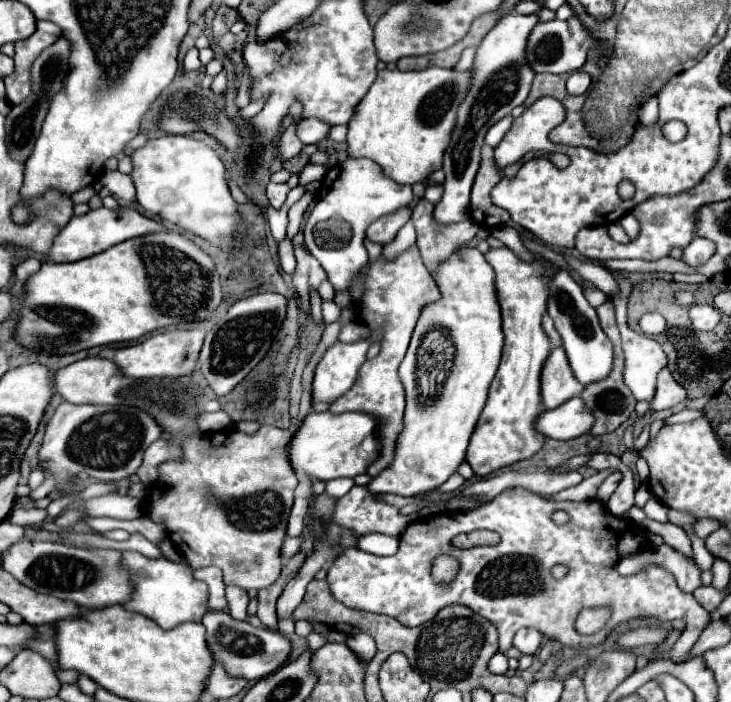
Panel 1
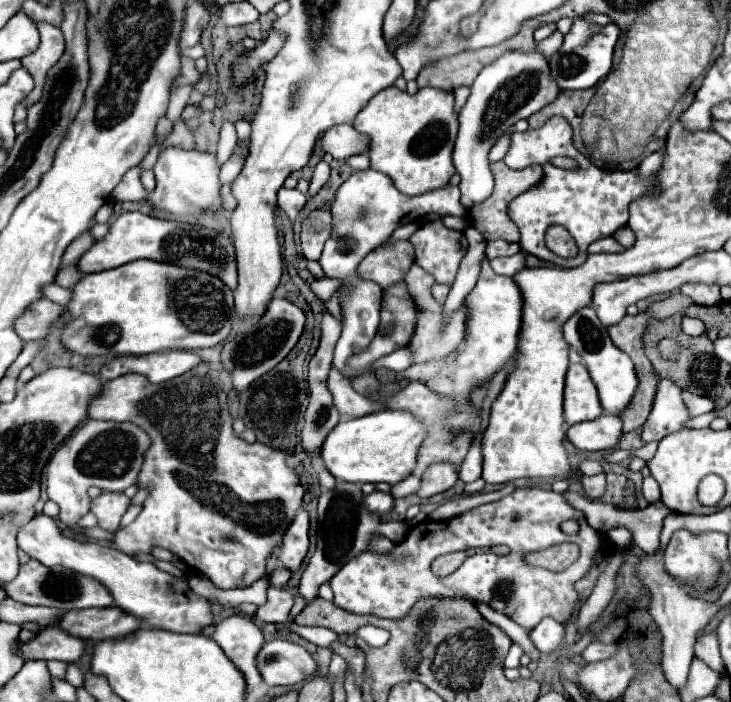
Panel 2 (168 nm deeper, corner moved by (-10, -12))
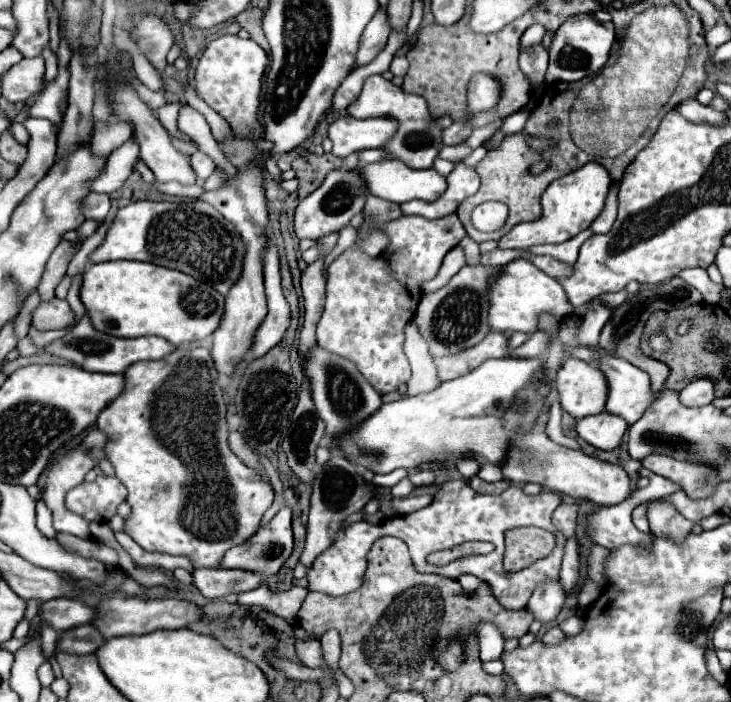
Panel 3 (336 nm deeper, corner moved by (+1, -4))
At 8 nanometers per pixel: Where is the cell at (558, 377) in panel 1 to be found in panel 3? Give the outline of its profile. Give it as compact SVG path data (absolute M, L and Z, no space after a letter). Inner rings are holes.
M568 358L562 362L554 382L562 408L574 418L604 412L608 382L600 368L578 358Z

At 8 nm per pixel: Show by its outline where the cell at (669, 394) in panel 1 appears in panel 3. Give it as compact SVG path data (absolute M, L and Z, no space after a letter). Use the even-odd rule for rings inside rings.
M708 378L702 380L694 380L692 384L688 384L682 392L680 392L680 402L688 408L698 408L698 406L706 406L714 400L714 386Z

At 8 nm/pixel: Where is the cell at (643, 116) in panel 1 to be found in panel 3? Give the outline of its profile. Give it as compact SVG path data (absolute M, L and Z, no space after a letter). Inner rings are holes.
M612 186L612 188L610 188L610 194L608 194L608 198L606 198L606 208L604 208L604 212L602 212L602 214L592 222L592 226L590 226L590 230L592 230L594 234L606 234L606 232L612 228L612 224L614 224L614 220L616 220L616 206L618 206L616 194L618 194L618 186Z

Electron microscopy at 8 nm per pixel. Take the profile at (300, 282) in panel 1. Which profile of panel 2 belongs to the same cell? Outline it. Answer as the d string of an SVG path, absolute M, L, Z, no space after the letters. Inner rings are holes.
M313 210L303 220L301 230L301 248L307 260L319 260L323 244L331 234L331 214L329 210Z

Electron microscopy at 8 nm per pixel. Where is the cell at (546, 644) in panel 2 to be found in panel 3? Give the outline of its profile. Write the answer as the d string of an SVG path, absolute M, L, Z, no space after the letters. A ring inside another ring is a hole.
M546 580L536 586L532 598L528 600L528 608L532 610L536 620L540 620L542 624L550 624L556 620L564 598L566 594L560 580Z

